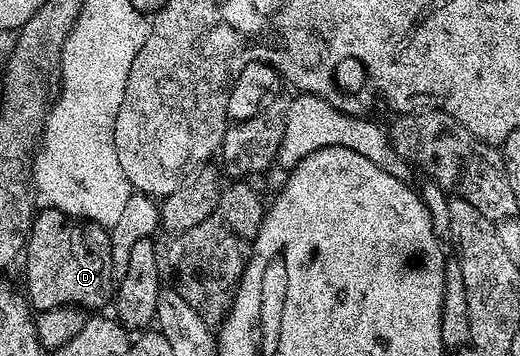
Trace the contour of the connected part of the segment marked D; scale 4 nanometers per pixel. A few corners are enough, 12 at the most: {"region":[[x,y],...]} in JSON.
{"region":[[43,208],[25,247],[36,311],[113,298],[111,235]]}

